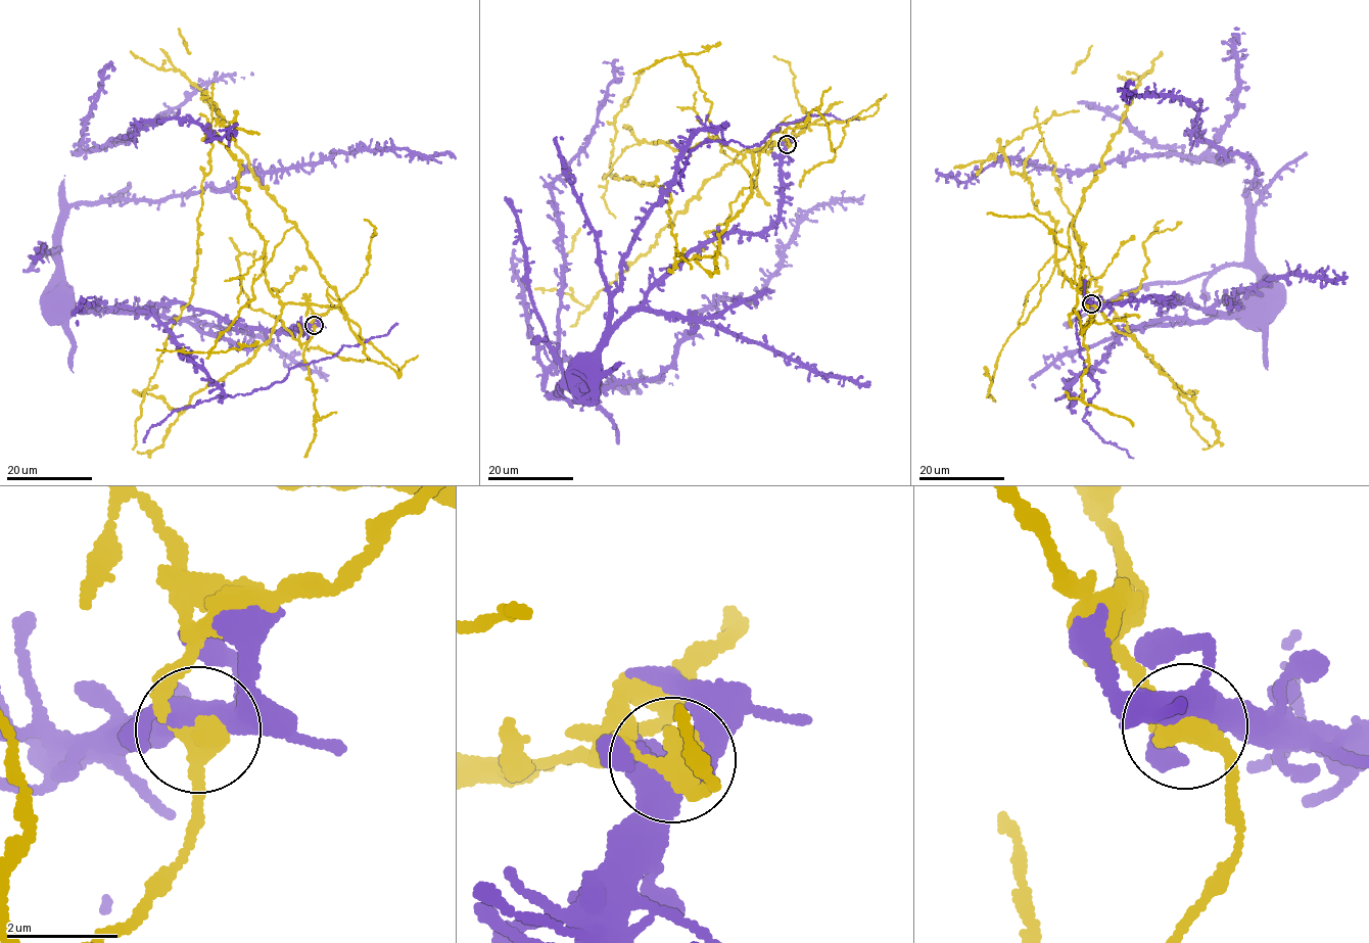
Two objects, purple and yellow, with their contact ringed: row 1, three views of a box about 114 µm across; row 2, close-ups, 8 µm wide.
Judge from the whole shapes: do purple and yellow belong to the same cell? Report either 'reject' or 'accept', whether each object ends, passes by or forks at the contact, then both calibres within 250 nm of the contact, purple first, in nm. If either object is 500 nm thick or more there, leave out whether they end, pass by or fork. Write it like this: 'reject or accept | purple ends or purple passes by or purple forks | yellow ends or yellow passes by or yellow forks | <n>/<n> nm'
reject | purple forks | yellow passes by | 460/400 nm

